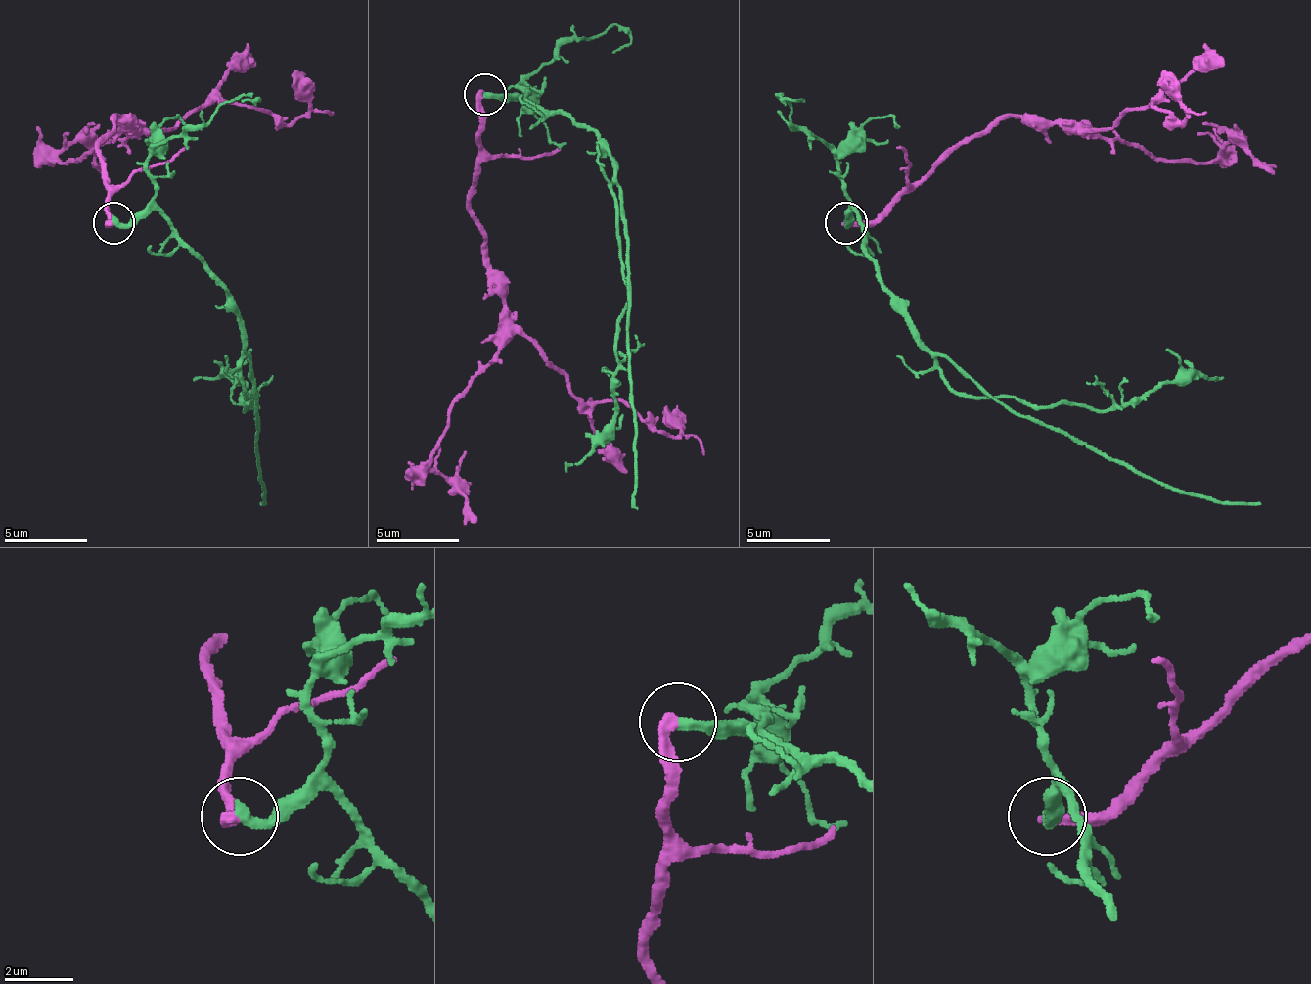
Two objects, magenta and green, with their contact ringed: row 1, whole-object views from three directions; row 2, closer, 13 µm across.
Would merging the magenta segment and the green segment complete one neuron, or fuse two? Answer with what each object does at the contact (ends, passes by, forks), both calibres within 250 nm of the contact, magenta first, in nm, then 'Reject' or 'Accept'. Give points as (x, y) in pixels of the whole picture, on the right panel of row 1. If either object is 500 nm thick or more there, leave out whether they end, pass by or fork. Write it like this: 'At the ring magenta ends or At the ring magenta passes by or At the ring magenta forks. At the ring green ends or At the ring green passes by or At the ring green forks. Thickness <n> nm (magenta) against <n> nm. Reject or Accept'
At the ring magenta ends. At the ring green ends. Thickness 320 nm (magenta) against 320 nm. Reject

